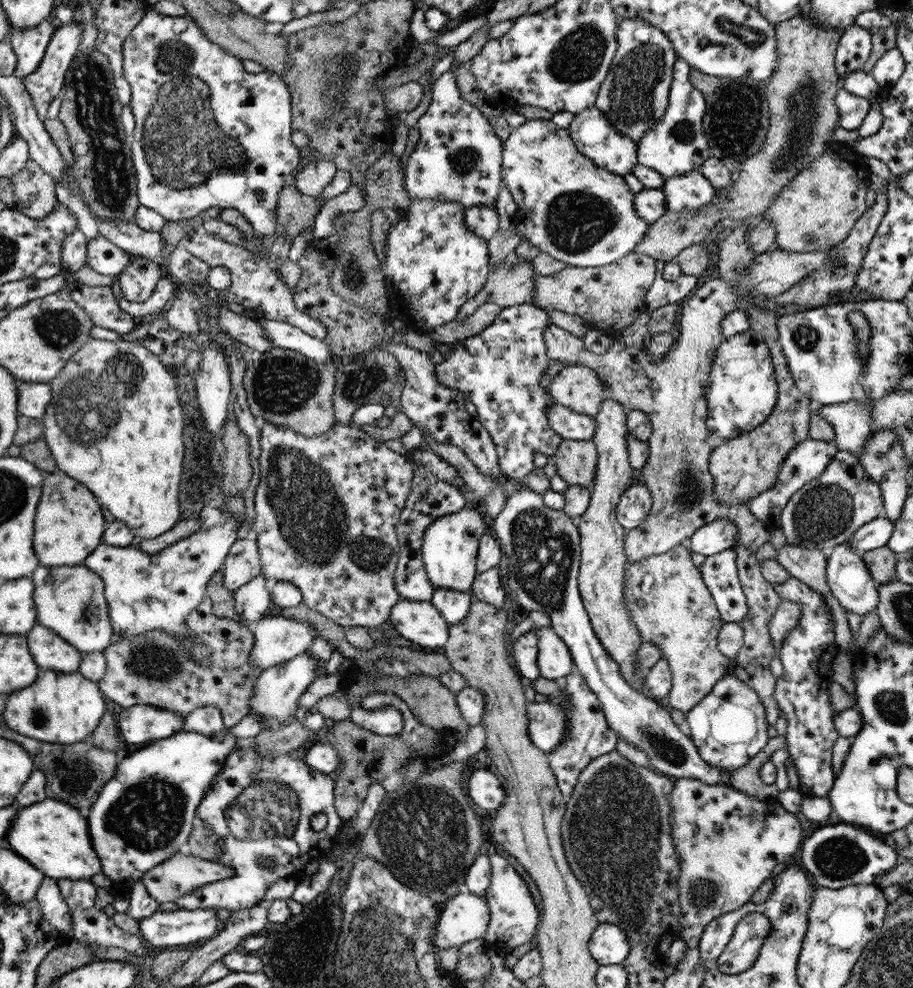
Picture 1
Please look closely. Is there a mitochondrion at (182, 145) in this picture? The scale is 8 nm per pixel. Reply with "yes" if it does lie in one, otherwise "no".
yes

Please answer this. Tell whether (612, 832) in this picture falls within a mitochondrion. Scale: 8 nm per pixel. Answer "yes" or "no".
yes

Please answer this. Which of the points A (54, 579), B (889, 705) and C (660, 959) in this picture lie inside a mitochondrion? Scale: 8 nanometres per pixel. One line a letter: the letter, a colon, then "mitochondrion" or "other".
A: other
B: mitochondrion
C: other

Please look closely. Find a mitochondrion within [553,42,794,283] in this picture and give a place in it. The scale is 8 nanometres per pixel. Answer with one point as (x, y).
(735, 117)

